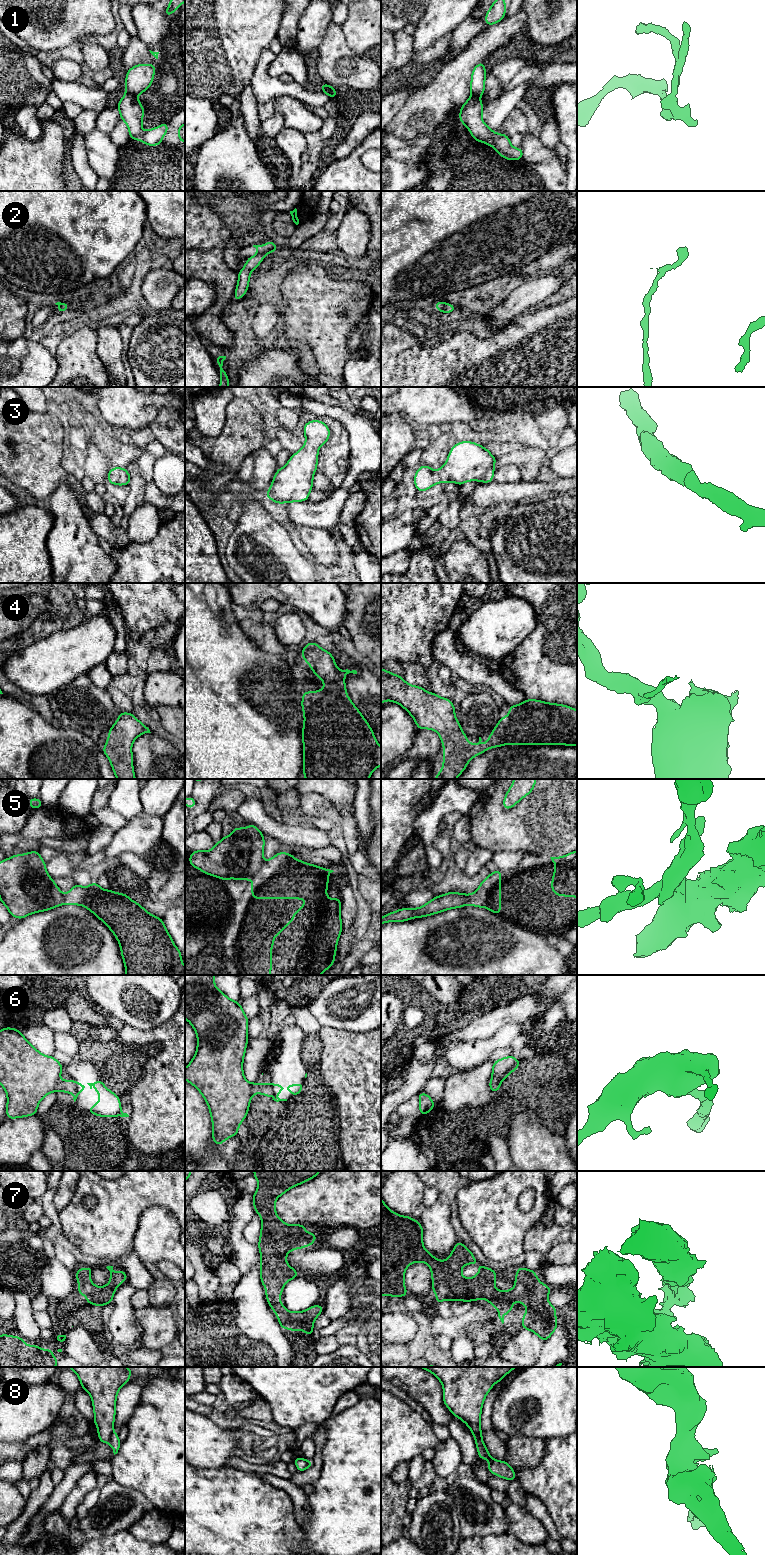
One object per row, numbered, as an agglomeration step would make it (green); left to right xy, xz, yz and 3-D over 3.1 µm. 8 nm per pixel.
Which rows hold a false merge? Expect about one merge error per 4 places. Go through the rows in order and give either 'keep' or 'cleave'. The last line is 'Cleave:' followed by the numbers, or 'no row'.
1: cleave
2: cleave
3: keep
4: keep
5: keep
6: cleave
7: keep
8: cleave
Cleave: 1, 2, 6, 8

